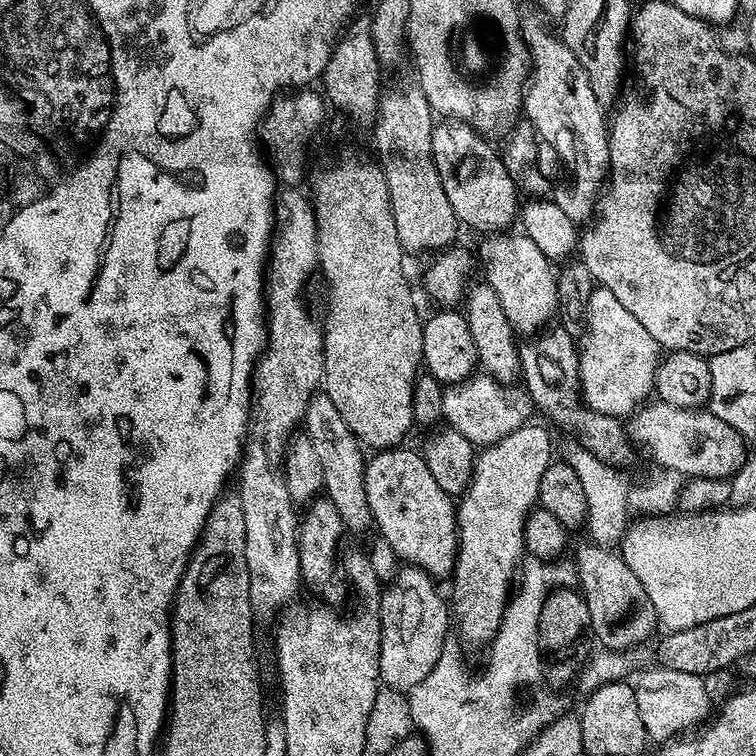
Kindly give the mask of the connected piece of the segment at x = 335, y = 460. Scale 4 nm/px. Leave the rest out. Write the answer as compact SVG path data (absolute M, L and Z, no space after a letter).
M323 394L313 396L312 401L306 406L302 428L322 464L323 491L328 500L334 502L334 506L338 506L338 514L342 514L345 529L349 533L364 532L368 527L371 529L374 521L364 489L366 456L363 456L365 453L362 451L360 441L356 439L350 426L346 426L342 414L338 414L334 402L330 402L330 398Z

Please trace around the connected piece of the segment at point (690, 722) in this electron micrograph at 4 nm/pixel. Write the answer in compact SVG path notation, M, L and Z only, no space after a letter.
M652 666L652 669L642 673L633 683L633 688L638 714L646 726L649 739L662 744L684 734L680 732L690 730L700 722L705 723L712 712L706 684L707 681L701 676L659 666Z

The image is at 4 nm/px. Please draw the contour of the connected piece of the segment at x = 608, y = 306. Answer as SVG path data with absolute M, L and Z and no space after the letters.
M596 286L589 298L586 327L578 340L580 353L580 390L587 407L607 416L627 417L653 395L654 374L662 349L646 334L642 322L610 294Z

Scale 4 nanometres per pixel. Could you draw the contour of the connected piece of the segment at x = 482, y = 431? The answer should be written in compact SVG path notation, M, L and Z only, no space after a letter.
M473 374L460 384L445 387L442 398L443 423L458 430L473 446L487 446L506 438L526 422L533 419L534 405L531 397L521 395L521 400L507 387L501 386L493 376Z

